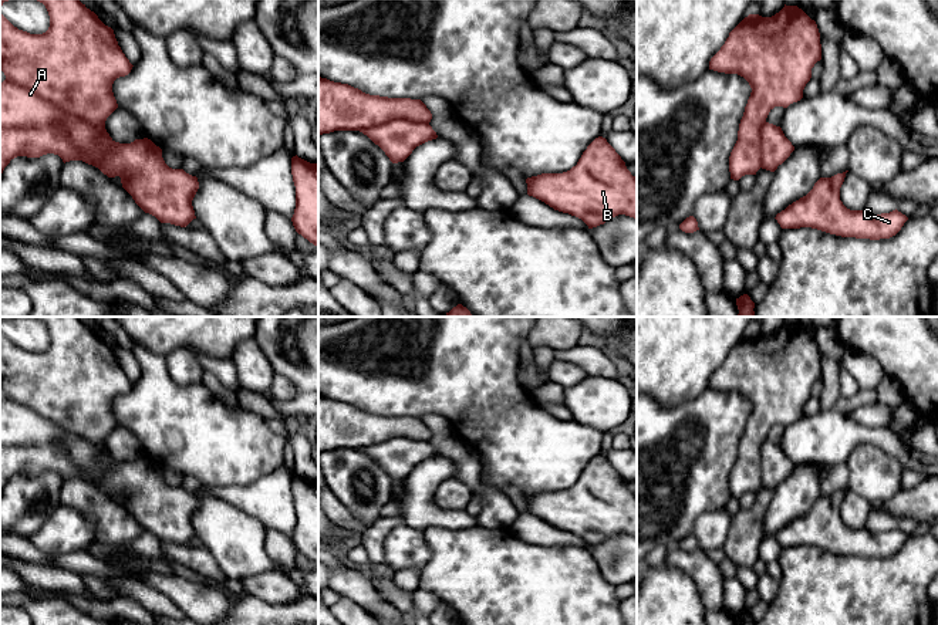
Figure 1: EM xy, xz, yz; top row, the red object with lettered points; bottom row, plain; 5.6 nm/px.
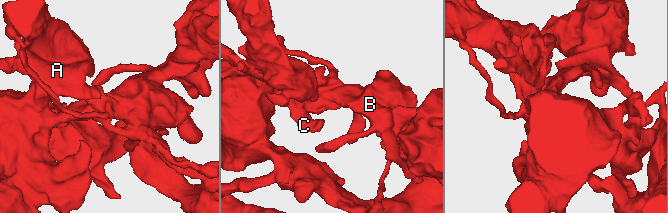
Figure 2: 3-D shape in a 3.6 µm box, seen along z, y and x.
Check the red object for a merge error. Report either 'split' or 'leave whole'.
split

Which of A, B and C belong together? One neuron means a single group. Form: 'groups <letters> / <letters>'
groups A / B C

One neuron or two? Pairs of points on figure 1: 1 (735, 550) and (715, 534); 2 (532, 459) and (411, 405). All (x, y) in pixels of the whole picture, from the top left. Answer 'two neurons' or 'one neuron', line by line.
1: two neurons
2: one neuron

